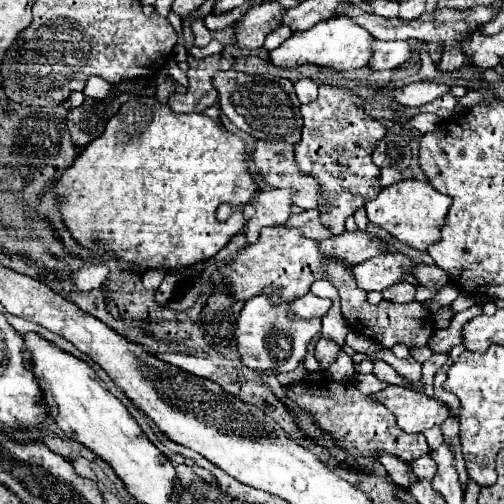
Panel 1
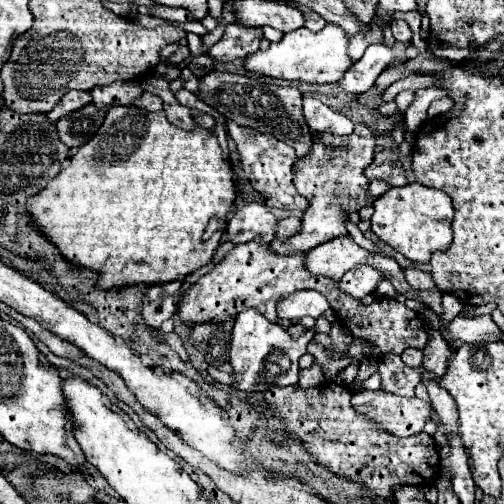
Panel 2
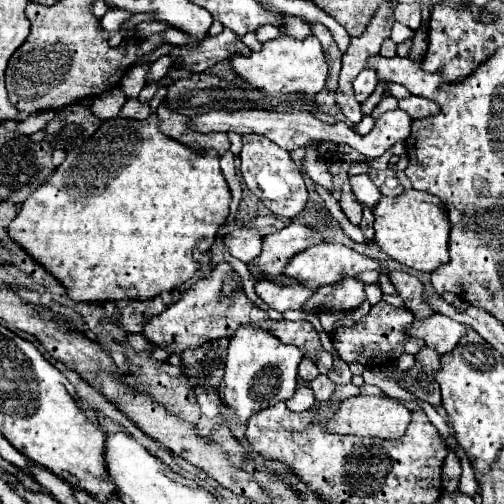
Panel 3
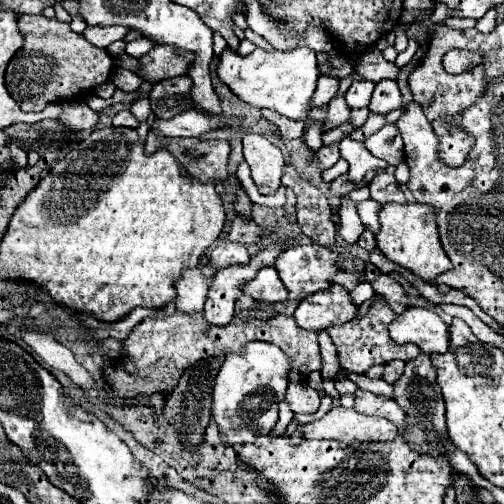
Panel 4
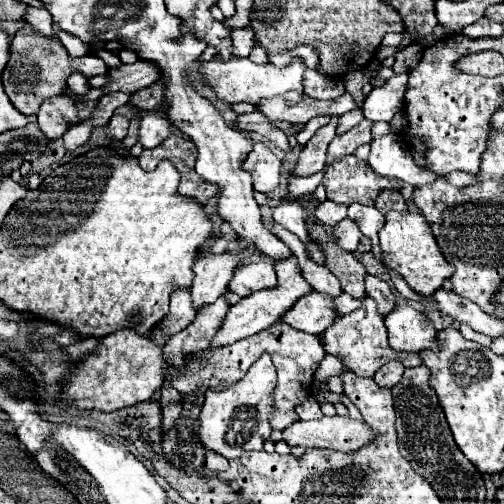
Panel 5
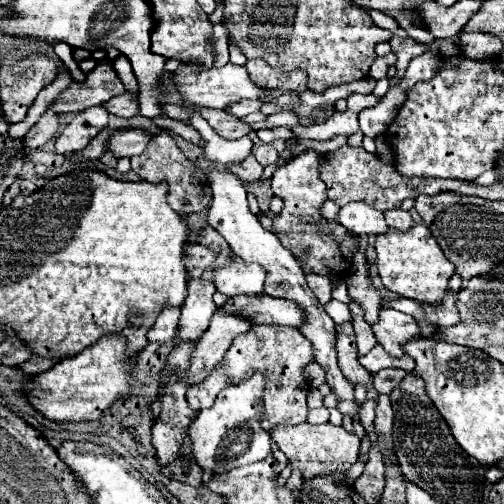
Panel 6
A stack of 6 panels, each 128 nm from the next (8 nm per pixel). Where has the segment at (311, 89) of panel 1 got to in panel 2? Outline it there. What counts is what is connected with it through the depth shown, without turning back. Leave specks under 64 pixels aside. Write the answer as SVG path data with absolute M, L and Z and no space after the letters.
M304 96L304 120L312 132L330 132L338 136L352 134L354 126L344 114L336 114L318 98Z

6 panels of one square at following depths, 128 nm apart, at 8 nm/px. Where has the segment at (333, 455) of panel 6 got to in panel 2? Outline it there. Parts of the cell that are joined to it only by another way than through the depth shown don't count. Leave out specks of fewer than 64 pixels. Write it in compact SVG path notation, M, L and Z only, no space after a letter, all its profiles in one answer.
M364 390L364 392L354 394L352 408L356 408L356 412L364 414L368 420L376 422L376 430L390 432L398 438L422 432L424 424L430 420L430 410L432 410L432 406L420 398L404 398L404 396L384 392L384 390Z

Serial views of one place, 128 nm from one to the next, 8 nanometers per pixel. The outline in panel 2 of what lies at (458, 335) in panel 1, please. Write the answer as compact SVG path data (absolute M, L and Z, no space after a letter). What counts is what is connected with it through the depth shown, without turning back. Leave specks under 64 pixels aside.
M434 332L426 344L426 348L422 350L424 352L424 362L422 362L422 368L428 376L444 376L446 372L446 364L448 364L448 358L452 354L450 346L444 342L444 338L440 336L440 332Z

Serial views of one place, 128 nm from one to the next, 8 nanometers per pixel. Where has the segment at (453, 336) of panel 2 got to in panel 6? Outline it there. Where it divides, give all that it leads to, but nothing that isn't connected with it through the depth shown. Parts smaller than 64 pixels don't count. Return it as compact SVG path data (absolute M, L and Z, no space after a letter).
M382 310L378 322L372 324L372 332L378 344L390 356L402 356L402 344L416 338L420 334L420 326L416 320L404 312L396 310Z

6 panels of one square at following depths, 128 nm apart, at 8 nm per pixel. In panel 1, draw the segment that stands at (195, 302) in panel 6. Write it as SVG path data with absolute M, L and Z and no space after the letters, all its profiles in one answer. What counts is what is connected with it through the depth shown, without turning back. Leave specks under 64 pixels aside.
M268 190L258 192L252 202L242 206L246 226L242 234L248 244L254 244L264 226L280 226L290 218L290 198L294 192L288 190Z

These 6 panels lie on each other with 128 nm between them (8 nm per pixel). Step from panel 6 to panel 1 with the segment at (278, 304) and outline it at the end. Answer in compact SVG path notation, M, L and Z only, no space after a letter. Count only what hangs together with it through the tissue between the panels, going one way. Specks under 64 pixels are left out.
M390 252L356 264L352 268L352 276L360 290L382 292L384 288L390 288L392 284L404 280L404 272L412 272L412 268L414 262L408 260L404 254Z

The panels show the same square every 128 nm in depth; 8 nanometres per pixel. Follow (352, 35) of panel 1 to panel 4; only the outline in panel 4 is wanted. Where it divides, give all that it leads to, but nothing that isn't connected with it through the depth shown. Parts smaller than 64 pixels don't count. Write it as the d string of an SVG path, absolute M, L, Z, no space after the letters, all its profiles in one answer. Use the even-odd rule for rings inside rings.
M300 46L288 52L266 52L262 48L256 48L248 56L240 56L238 52L224 50L218 64L218 78L246 104L256 108L270 108L276 110L282 116L288 116L292 120L304 120L310 122L308 116L308 104L316 90L318 82L318 64L316 64L316 52L308 46ZM314 122L310 128L306 128L306 144L308 144L308 148L312 148L314 152L318 152L318 148L322 146L320 128L322 128L320 122Z

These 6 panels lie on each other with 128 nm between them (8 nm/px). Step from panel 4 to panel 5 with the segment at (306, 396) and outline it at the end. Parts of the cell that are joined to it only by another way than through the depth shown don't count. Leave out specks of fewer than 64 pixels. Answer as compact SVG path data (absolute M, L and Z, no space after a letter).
M308 398L302 406L298 406L296 412L298 412L300 420L316 420L316 418L322 418L324 416L322 410L320 410L320 406L318 406L318 402L312 400L312 398Z

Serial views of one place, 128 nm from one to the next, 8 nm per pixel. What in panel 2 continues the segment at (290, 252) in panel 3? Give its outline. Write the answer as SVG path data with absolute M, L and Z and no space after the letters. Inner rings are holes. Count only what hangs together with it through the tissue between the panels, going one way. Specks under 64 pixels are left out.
M358 124L354 128L354 134L350 136L332 136L332 134L316 134L312 132L314 146L310 154L304 160L298 160L294 166L296 176L296 188L302 196L308 198L310 206L306 214L302 216L300 230L290 238L274 238L272 240L272 252L280 252L280 256L288 256L288 252L308 252L310 248L316 248L318 244L324 244L328 240L334 240L338 236L348 234L342 210L356 212L366 204L372 204L372 198L366 190L368 178L364 176L364 168L374 158L374 132ZM342 178L342 180L340 180Z

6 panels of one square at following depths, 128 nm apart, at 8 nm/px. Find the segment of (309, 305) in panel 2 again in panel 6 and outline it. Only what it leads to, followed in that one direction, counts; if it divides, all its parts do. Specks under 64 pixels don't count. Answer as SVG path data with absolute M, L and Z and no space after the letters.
M232 262L214 268L212 282L216 290L226 296L236 294L260 294L266 280L266 270L260 264L246 264L246 262Z

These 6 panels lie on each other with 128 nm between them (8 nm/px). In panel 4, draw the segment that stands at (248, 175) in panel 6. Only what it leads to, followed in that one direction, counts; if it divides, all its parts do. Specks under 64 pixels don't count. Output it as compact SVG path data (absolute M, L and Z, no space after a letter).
M246 134L244 136L244 160L252 170L252 180L258 186L260 194L276 192L282 184L282 172L286 158L278 146L274 146L262 134Z

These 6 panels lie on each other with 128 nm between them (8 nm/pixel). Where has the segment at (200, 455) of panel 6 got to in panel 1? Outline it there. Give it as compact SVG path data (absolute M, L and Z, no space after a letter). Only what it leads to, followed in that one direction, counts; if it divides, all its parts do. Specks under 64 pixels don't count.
M266 294L250 298L236 322L236 346L240 352L240 360L244 366L252 370L272 370L274 374L294 370L302 358L306 356L306 346L314 334L322 330L320 320L290 320L288 318L288 304L274 306Z

